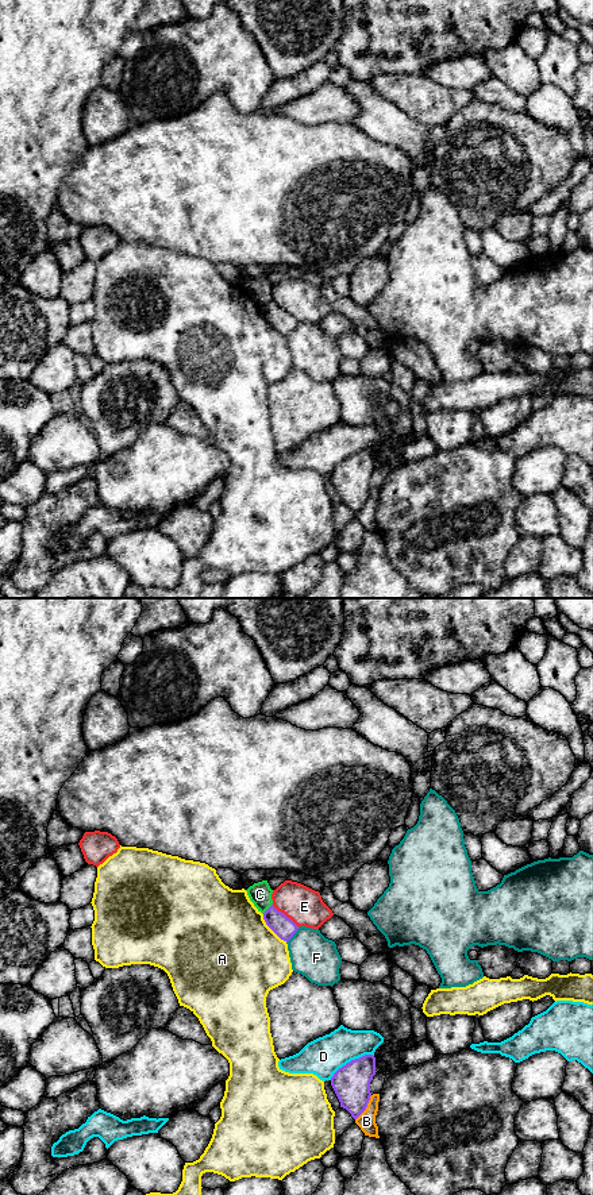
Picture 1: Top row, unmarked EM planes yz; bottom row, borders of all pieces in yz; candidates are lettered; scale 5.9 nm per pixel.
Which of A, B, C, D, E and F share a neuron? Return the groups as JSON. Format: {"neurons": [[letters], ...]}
{"neurons": [["A"], ["B"], ["C"], ["D"], ["E"], ["F"]]}

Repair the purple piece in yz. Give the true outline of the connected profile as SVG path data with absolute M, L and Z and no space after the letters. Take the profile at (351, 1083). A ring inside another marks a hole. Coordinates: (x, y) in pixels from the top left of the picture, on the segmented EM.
M365 1055L339 1068L331 1078L331 1086L340 1102L354 1119L367 1107L370 1100L370 1082L376 1075L376 1057Z

